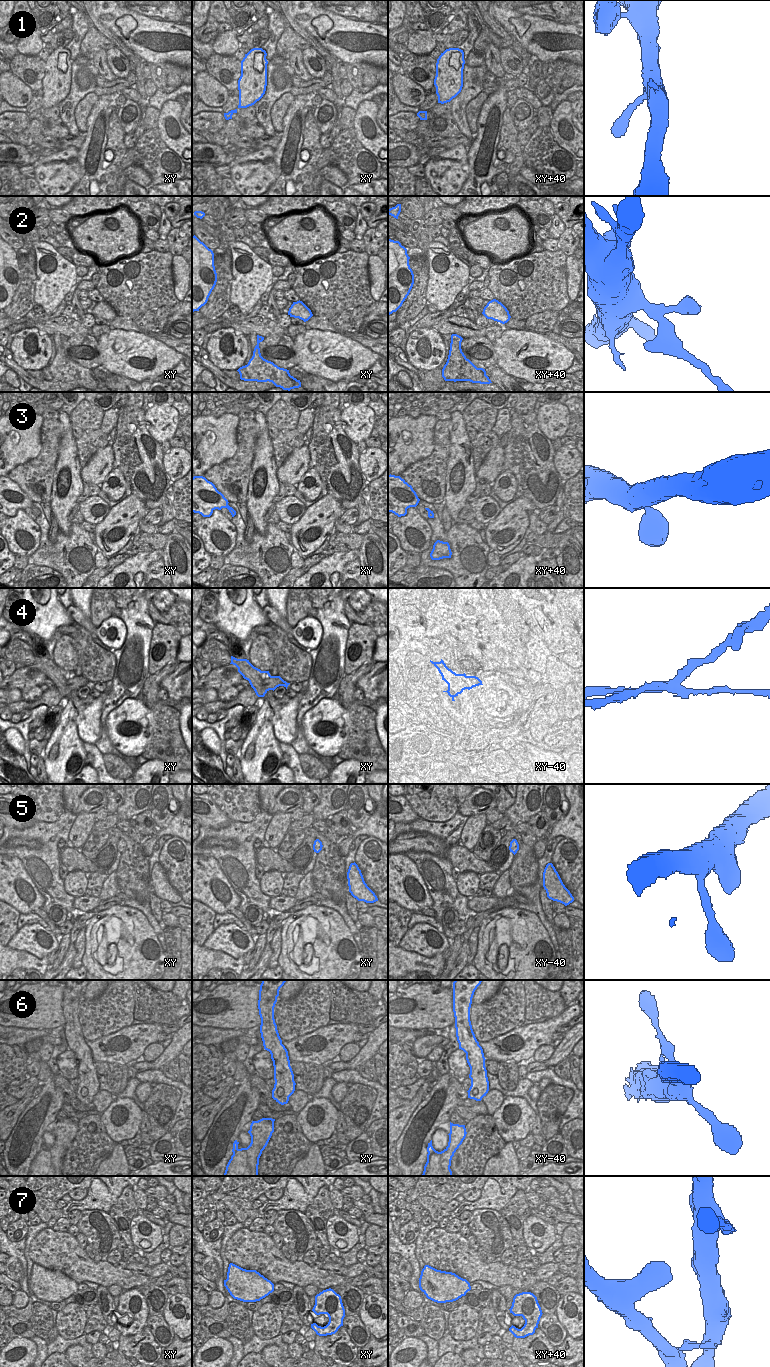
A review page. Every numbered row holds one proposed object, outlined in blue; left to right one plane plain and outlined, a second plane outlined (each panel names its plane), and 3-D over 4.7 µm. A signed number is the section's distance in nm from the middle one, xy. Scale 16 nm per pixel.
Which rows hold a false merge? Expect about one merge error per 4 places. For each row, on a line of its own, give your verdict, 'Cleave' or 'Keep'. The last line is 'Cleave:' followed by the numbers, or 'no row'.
1: Keep
2: Cleave
3: Keep
4: Cleave
5: Keep
6: Keep
7: Keep
Cleave: 2, 4

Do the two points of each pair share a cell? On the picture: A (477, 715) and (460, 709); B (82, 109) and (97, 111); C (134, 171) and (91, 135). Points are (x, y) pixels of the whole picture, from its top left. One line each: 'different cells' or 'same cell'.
A: different cells
B: different cells
C: same cell

